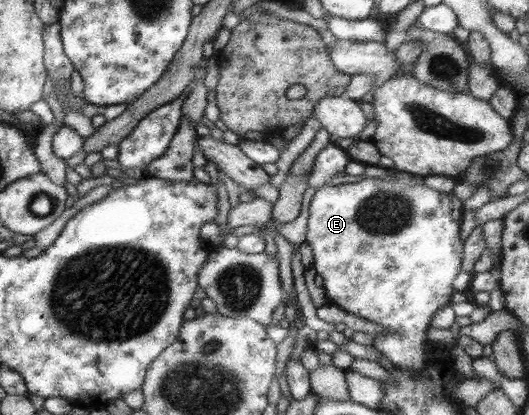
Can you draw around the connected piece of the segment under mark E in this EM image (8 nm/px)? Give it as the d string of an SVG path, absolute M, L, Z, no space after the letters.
M389 170L391 174L383 177L364 178L354 183L344 183L338 186L324 184L322 187L314 190L311 200L309 201L309 214L307 217L307 226L305 229L305 241L309 244L312 252L313 271L322 277L321 287L324 290L325 298L328 304L347 311L356 317L366 319L370 323L379 325L385 329L383 336L374 337L374 350L378 350L386 360L404 371L416 371L422 369L425 354L422 347L427 342L426 330L431 323L431 317L435 315L438 309L442 308L444 303L450 301L452 297L452 281L456 273L461 271L462 261L462 239L460 239L460 221L462 221L462 205L460 200L450 192L440 192L432 189L424 183L416 183L410 179L410 175L404 172Z

